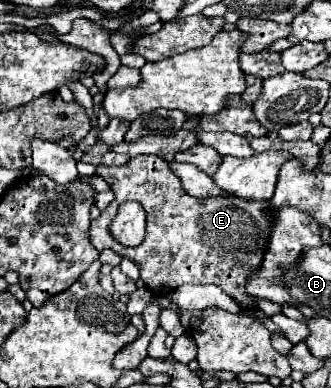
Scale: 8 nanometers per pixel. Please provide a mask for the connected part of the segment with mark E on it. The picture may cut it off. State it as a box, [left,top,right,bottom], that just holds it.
[90,155,272,307]

